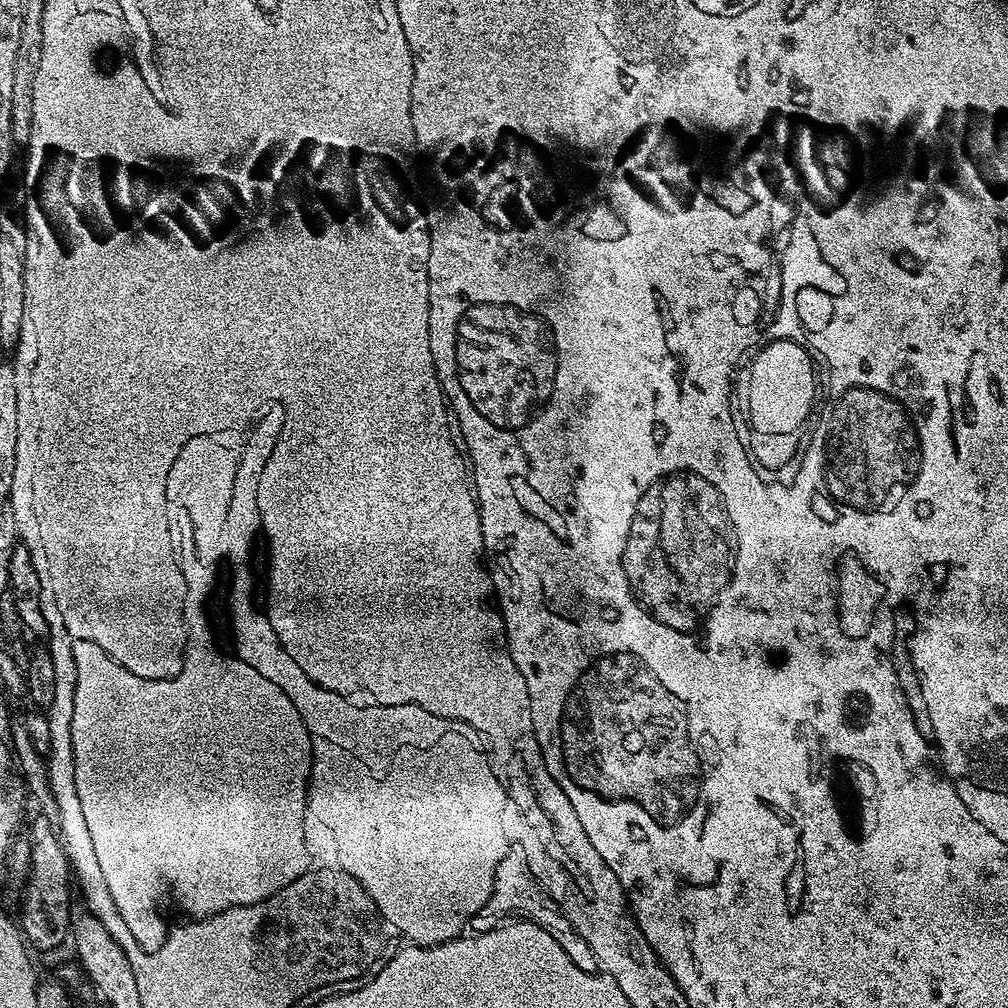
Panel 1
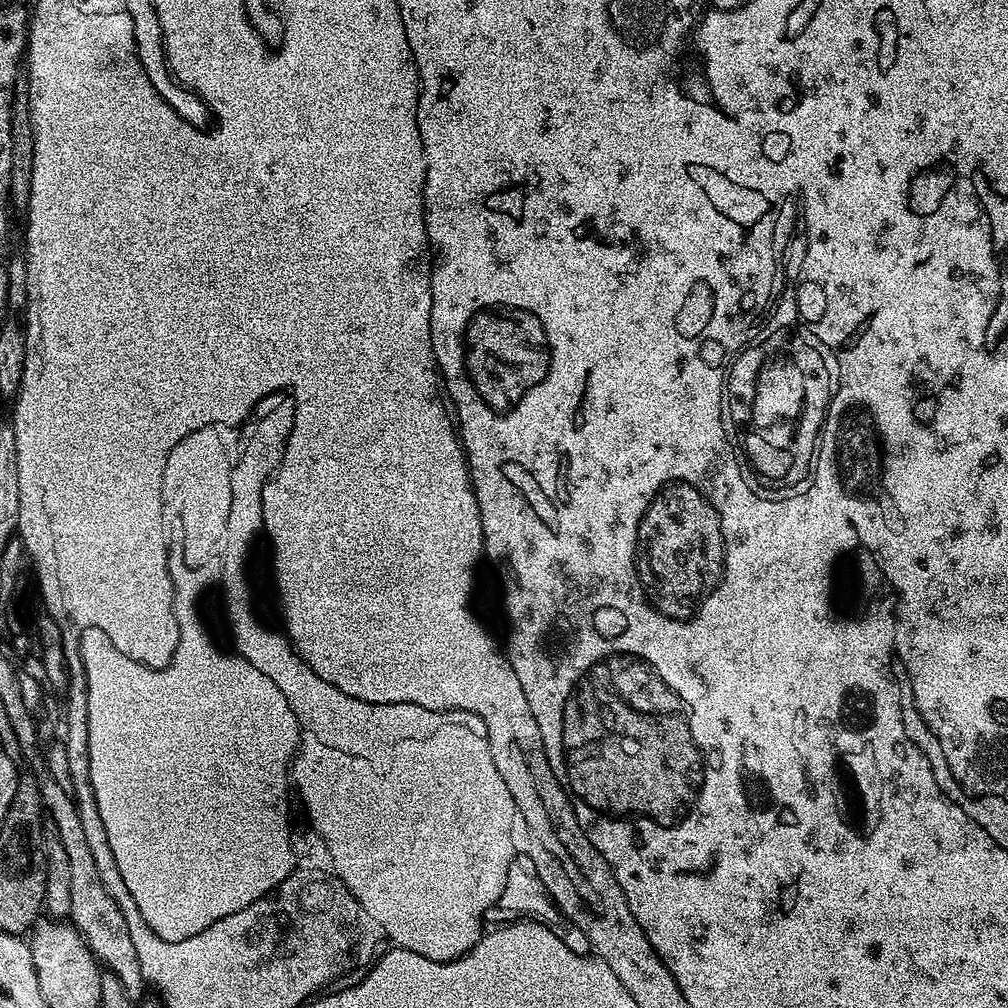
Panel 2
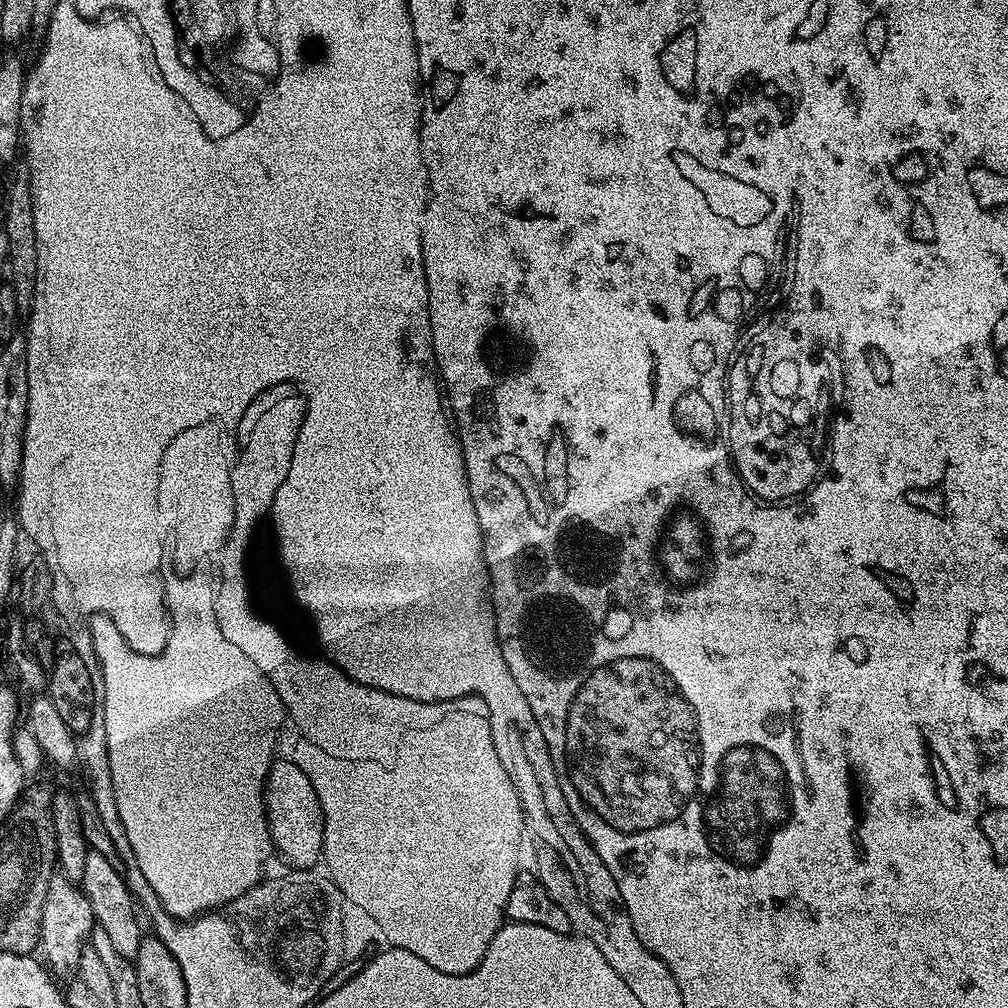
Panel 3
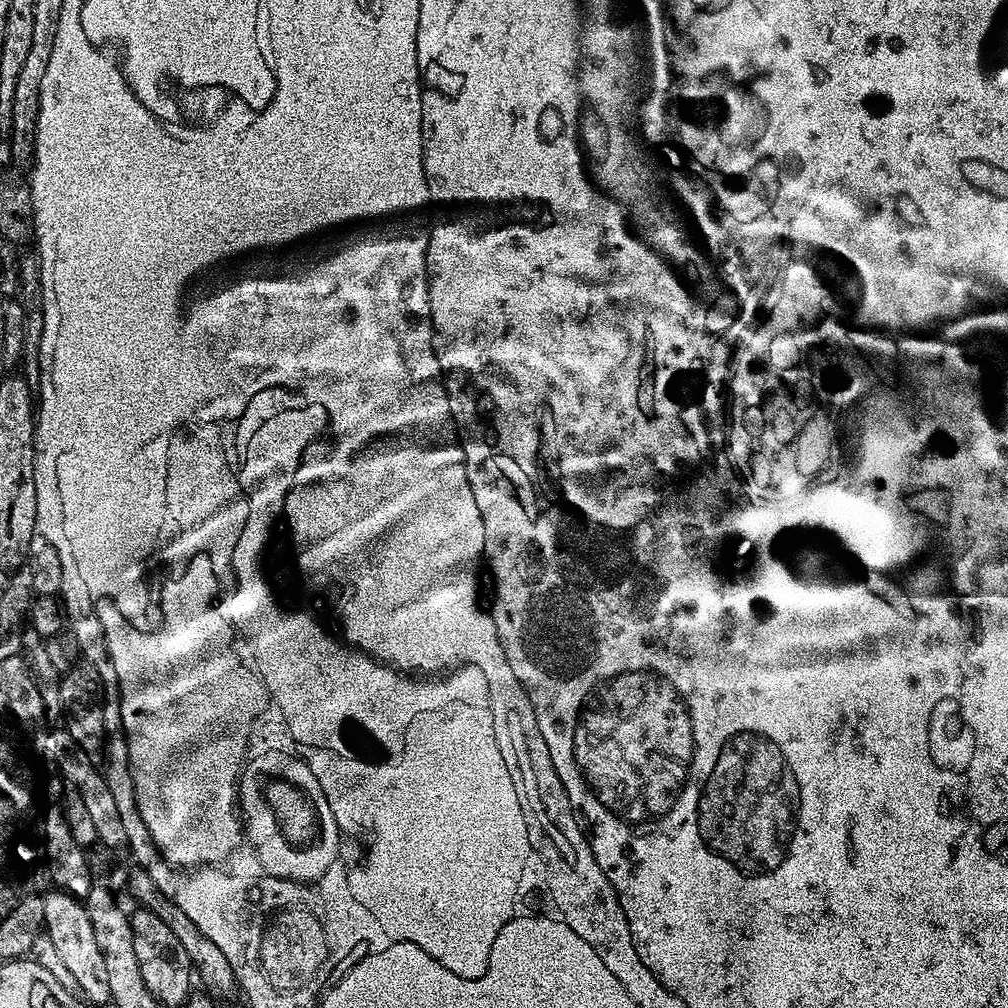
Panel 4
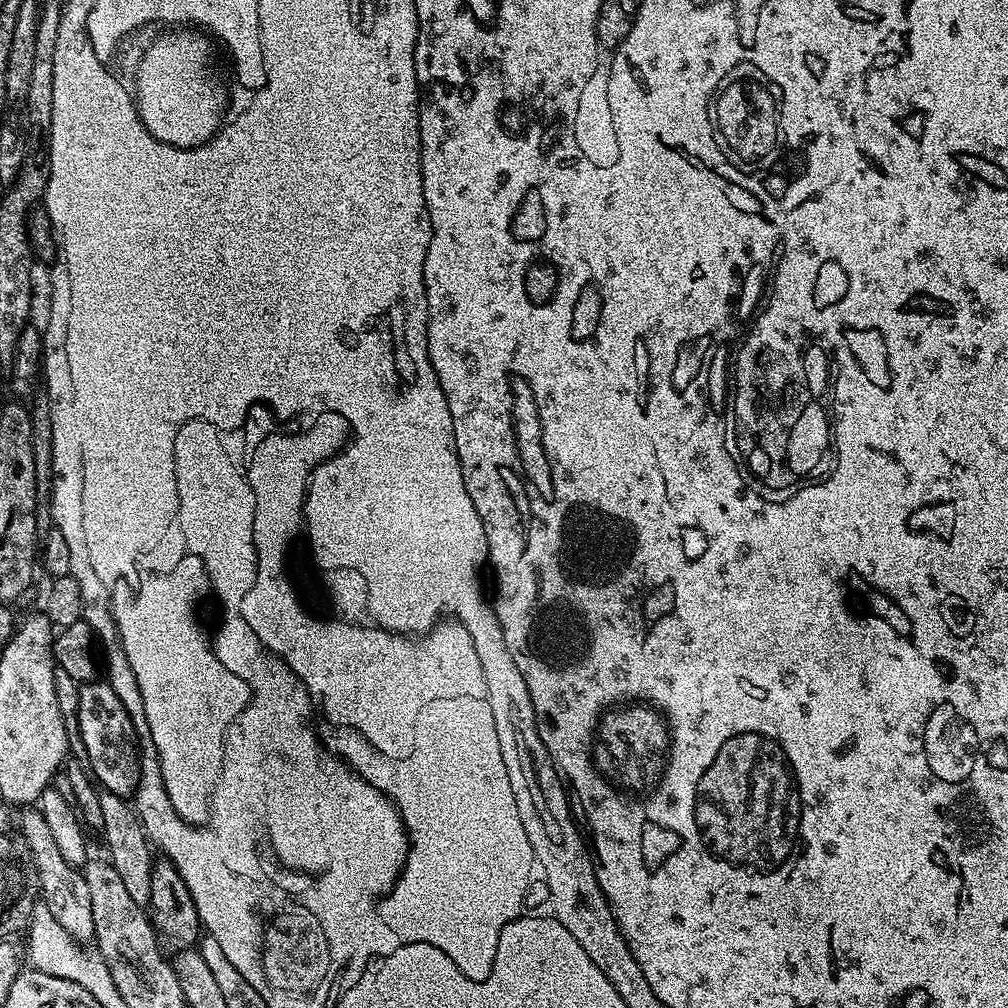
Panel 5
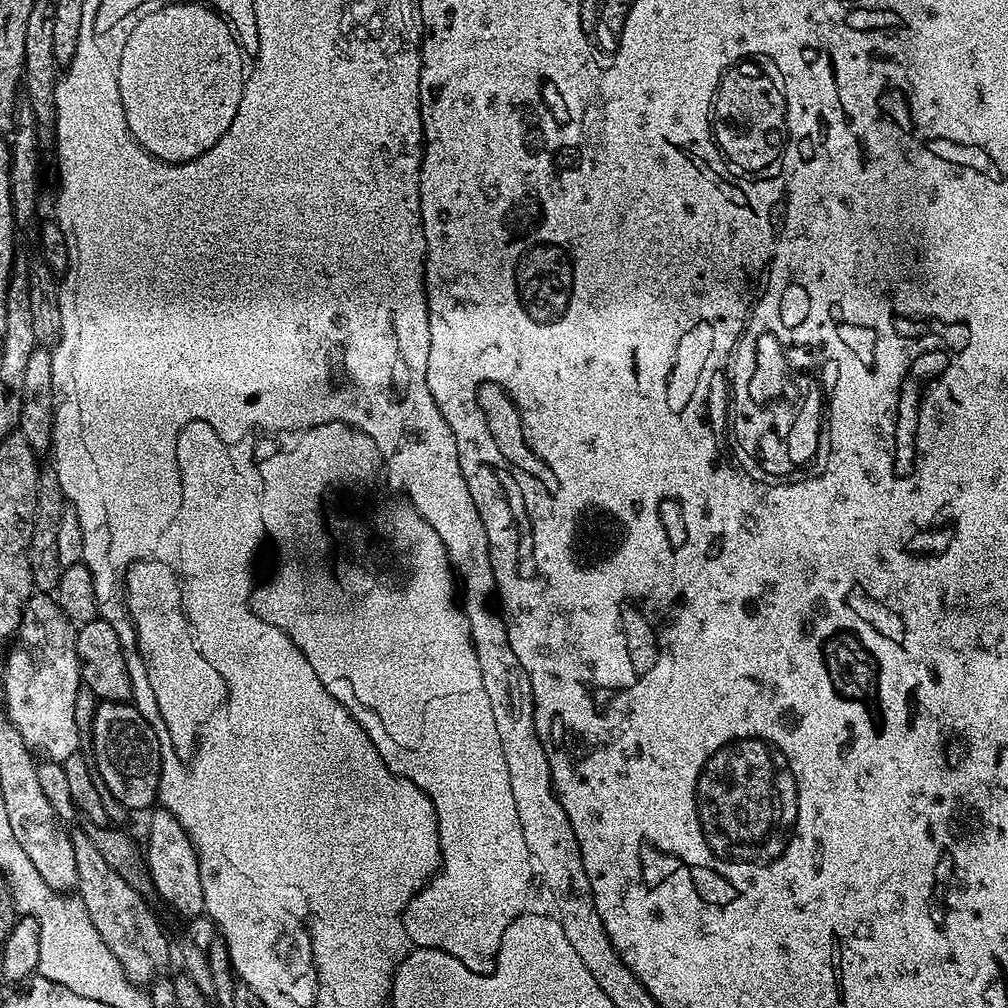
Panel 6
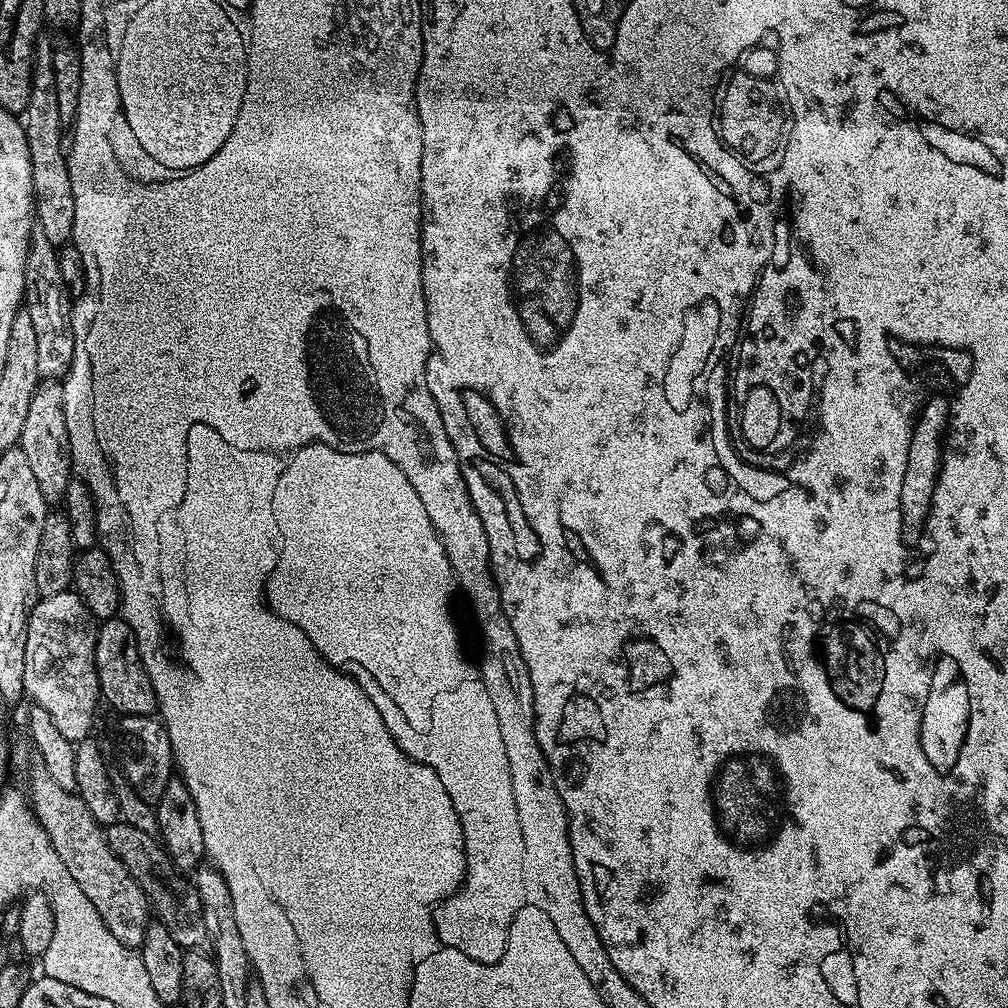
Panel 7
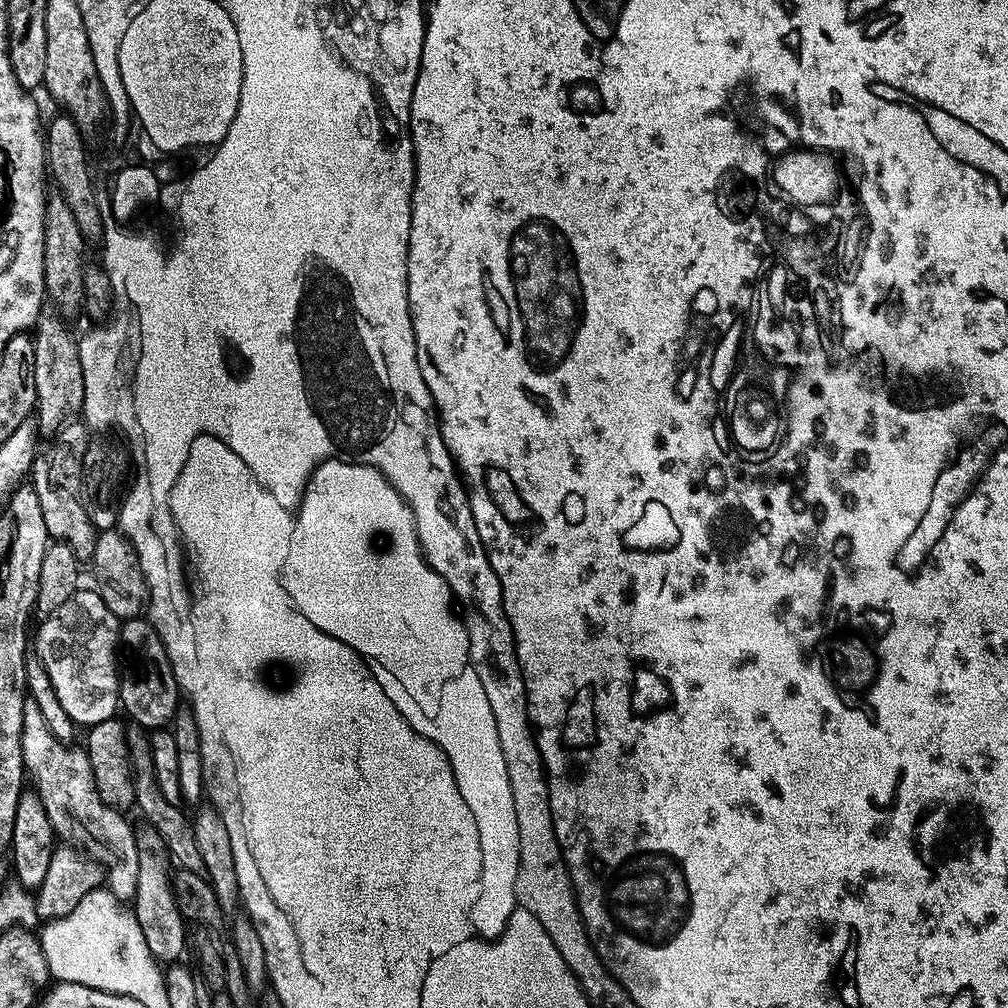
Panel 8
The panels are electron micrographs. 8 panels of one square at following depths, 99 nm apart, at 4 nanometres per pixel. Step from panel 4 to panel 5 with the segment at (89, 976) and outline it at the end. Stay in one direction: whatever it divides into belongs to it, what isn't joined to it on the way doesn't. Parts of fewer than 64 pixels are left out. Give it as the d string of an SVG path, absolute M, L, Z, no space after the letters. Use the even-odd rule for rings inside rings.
M35 807L23 809L20 816L19 835L24 845L30 850L32 861L36 867L36 877L40 879L40 896L43 904L58 918L58 926L66 930L77 942L88 942L94 937L94 910L90 910L90 890L86 887L86 878L77 865L66 862L54 842L54 834L50 826L46 826L46 818Z

